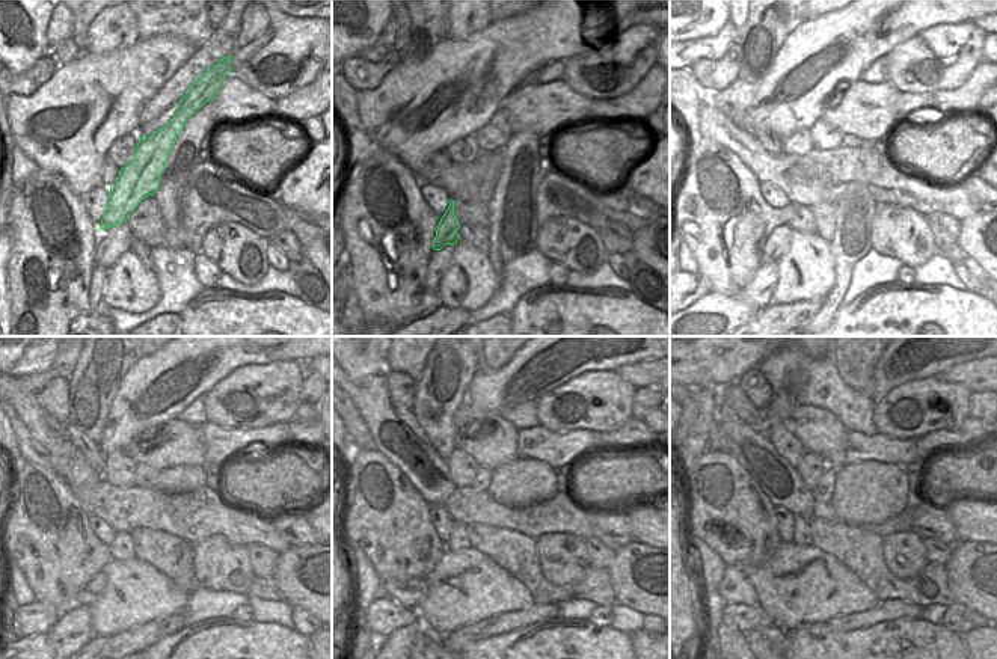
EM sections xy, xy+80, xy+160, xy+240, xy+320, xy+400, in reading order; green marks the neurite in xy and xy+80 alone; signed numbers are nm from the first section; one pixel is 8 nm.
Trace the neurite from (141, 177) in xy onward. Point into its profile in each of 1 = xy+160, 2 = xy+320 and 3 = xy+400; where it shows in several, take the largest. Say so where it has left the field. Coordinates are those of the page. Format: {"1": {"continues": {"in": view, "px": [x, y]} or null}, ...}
{"1": {"continues": {"in": "xy+160", "px": [777, 242]}}, "2": {"continues": {"in": "xy+320", "px": [411, 594]}}, "3": {"continues": {"in": "xy+400", "px": [735, 587]}}}

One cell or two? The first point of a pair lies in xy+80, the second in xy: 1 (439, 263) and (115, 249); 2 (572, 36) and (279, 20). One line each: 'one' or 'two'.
1: one
2: two

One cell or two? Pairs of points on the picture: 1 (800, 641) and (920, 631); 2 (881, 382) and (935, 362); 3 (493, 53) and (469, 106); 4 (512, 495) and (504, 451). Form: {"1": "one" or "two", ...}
{"1": "one", "2": "one", "3": "one", "4": "two"}

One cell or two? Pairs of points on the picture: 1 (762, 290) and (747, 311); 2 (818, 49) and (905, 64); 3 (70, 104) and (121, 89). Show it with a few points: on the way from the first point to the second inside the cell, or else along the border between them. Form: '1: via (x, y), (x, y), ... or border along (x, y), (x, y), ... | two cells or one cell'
1: border along (730, 297), (739, 297), (759, 308) | two cells
2: border along (916, 33), (886, 55) | two cells
3: via (82, 104), (89, 103), (109, 89) | one cell

